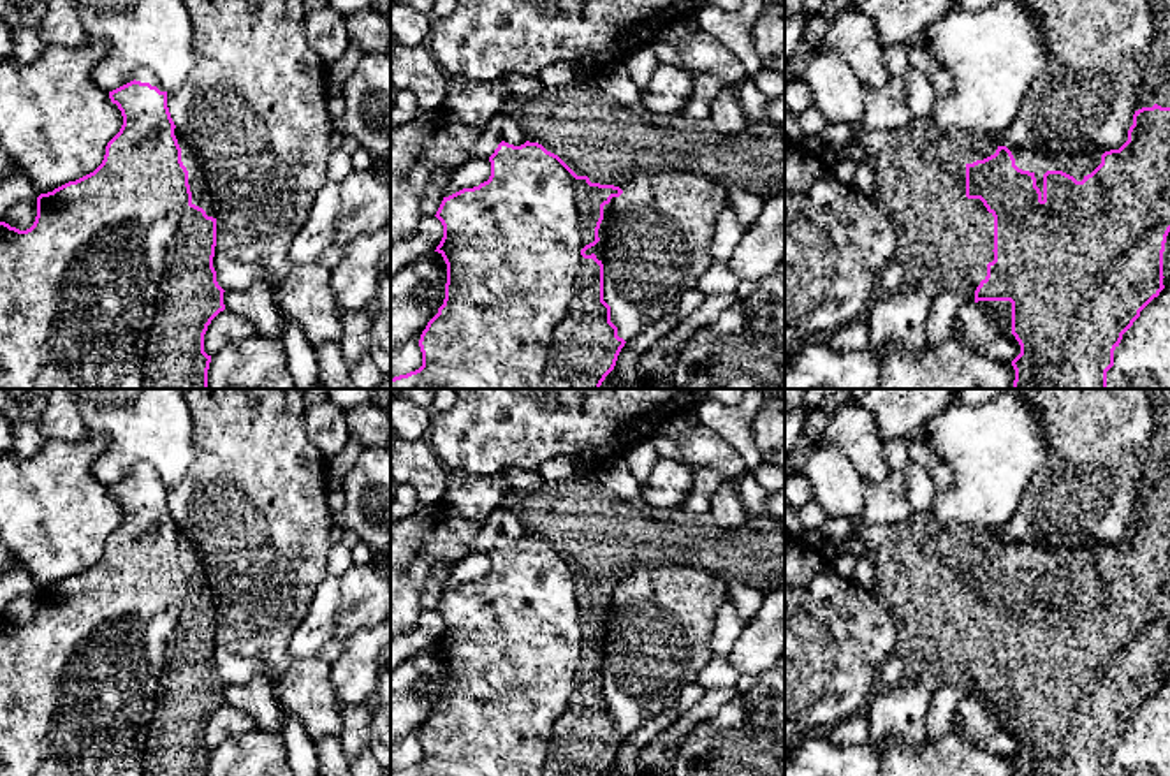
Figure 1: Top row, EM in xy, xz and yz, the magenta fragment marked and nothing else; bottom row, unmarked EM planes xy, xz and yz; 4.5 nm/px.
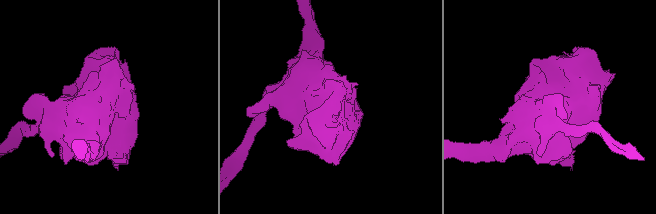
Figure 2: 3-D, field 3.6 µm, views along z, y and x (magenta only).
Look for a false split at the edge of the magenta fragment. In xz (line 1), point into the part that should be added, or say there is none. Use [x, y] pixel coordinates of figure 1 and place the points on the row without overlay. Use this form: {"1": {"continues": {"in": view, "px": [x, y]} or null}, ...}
{"1": {"continues": null}}

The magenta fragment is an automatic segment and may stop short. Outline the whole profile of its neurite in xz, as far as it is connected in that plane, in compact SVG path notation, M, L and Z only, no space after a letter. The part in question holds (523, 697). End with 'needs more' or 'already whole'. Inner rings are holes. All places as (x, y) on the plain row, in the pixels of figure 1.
M501 535L489 556L491 570L487 575L443 591L435 609L443 619L443 632L435 646L447 658L445 693L420 728L422 760L394 771L391 776L603 776L614 764L626 736L618 730L618 721L611 716L611 700L603 695L603 658L595 648L586 649L584 646L600 635L598 623L603 614L603 600L612 591L619 591L623 584L614 579L591 577L588 570L577 570L558 549L538 537L526 535L514 540Z; already whole

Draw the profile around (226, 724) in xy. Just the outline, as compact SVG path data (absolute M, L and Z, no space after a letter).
M229 704L220 706L204 728L204 746L215 750L220 743L236 739L259 728L259 723L245 711Z

